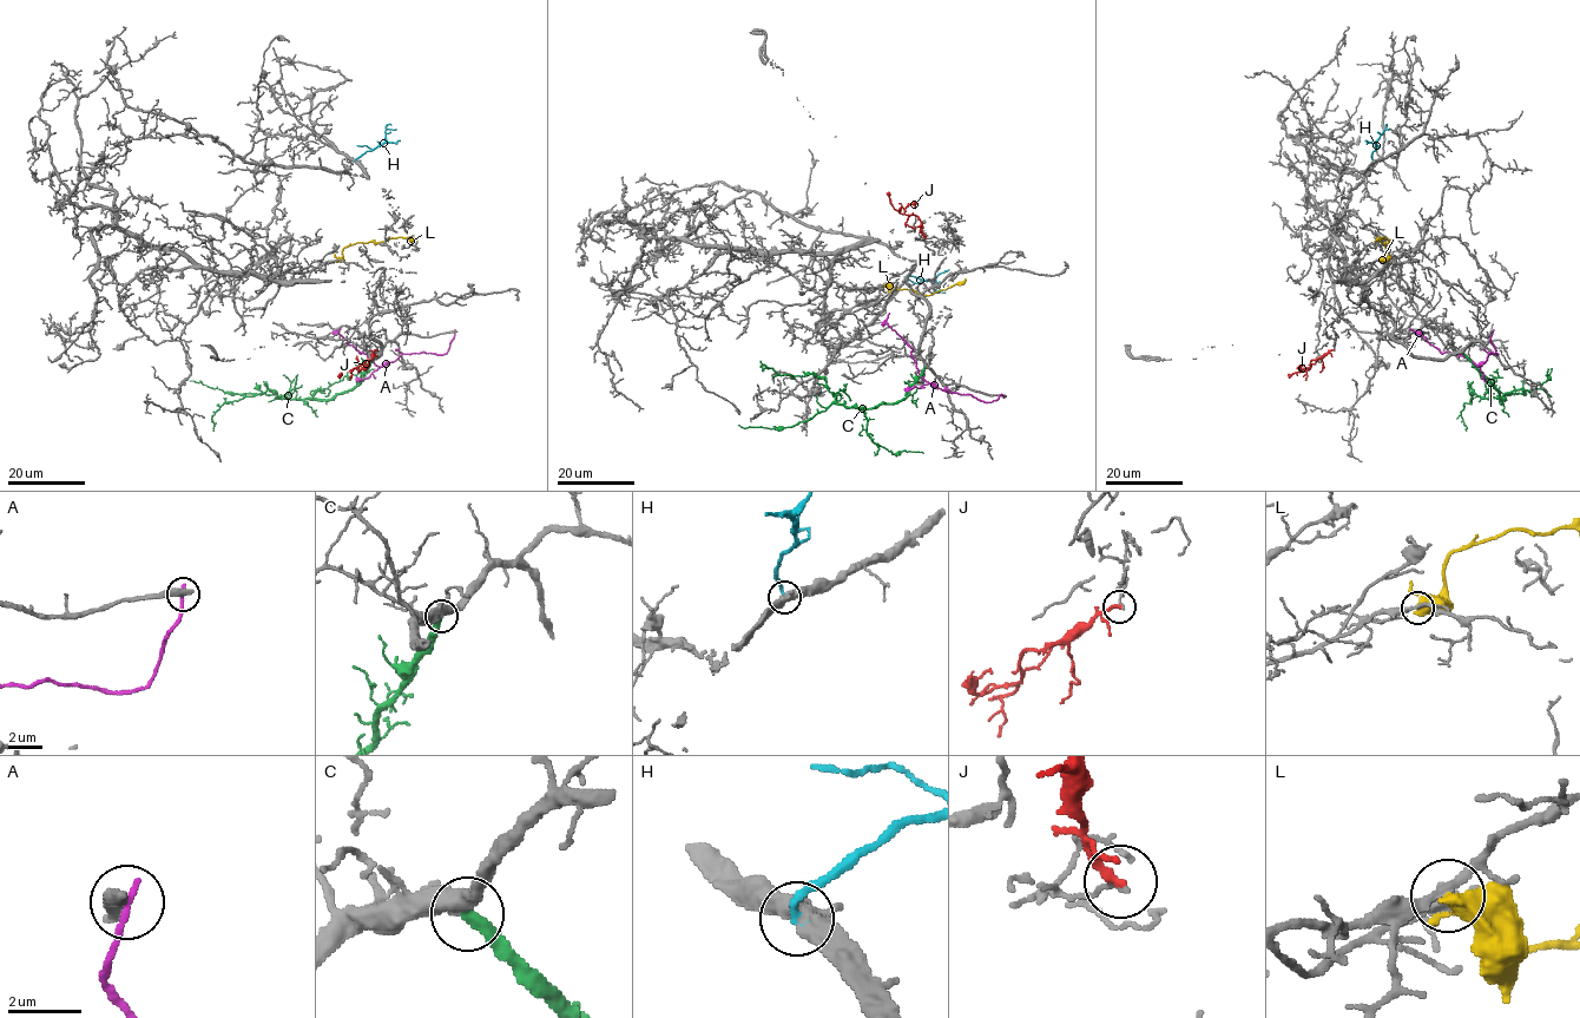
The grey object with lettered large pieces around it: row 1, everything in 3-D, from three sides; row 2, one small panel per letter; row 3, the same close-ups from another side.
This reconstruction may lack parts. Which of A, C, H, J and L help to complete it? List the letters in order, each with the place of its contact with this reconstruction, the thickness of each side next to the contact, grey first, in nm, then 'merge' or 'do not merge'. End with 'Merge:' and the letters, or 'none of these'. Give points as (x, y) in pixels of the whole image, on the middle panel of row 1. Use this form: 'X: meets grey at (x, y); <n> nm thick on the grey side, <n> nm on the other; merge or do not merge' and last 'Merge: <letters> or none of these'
A: meets grey at (1004, 396); 480 nm thick on the grey side, 240 nm on the other; do not merge
C: meets grey at (925, 367); 500 nm thick on the grey side, 360 nm on the other; merge
H: meets grey at (904, 277); 380 nm thick on the grey side, 180 nm on the other; merge
J: meets grey at (926, 237); 120 nm thick on the grey side, 240 nm on the other; do not merge
L: meets grey at (884, 284); 240 nm thick on the grey side, 440 nm on the other; do not merge
Merge: C, H

